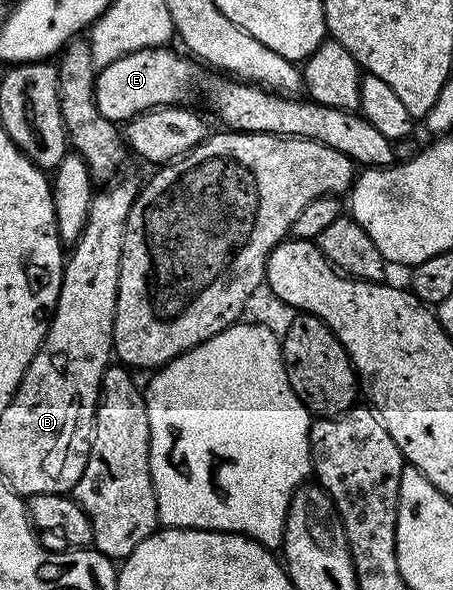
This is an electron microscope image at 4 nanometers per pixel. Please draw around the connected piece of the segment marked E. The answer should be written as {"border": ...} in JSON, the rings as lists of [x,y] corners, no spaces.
{"border":[[[171,49],[131,51],[113,63],[107,64],[106,67],[98,69],[93,99],[101,115],[114,124],[125,124],[130,118],[142,114],[145,110],[184,103],[186,101],[184,98],[193,89],[197,89],[199,93],[205,94],[210,108],[229,125],[226,127],[230,131],[310,138],[327,144],[327,148],[343,151],[354,163],[363,164],[362,166],[367,168],[389,166],[394,163],[396,151],[392,141],[358,113],[320,106],[312,100],[296,102],[298,100],[296,97],[282,96],[280,93],[265,89],[264,86],[210,72],[198,65],[192,57],[184,53],[176,54]]]}

